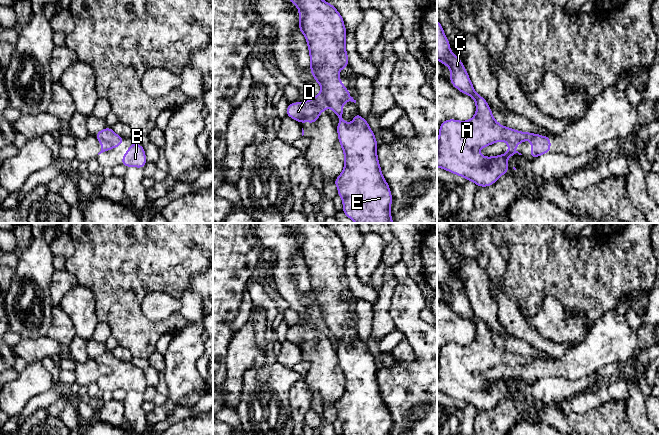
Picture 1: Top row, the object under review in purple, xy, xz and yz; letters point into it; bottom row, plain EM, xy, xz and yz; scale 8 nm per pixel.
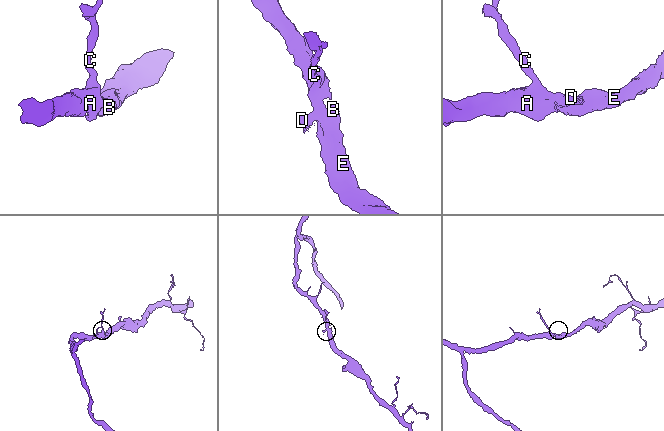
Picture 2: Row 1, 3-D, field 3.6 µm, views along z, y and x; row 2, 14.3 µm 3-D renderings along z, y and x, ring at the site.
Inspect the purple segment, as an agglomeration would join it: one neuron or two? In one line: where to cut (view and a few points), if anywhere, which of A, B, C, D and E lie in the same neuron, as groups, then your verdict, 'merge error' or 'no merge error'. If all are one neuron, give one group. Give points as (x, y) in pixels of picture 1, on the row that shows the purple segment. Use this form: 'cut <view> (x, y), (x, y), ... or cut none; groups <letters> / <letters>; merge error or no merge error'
cut none; groups A B C D E; no merge error

